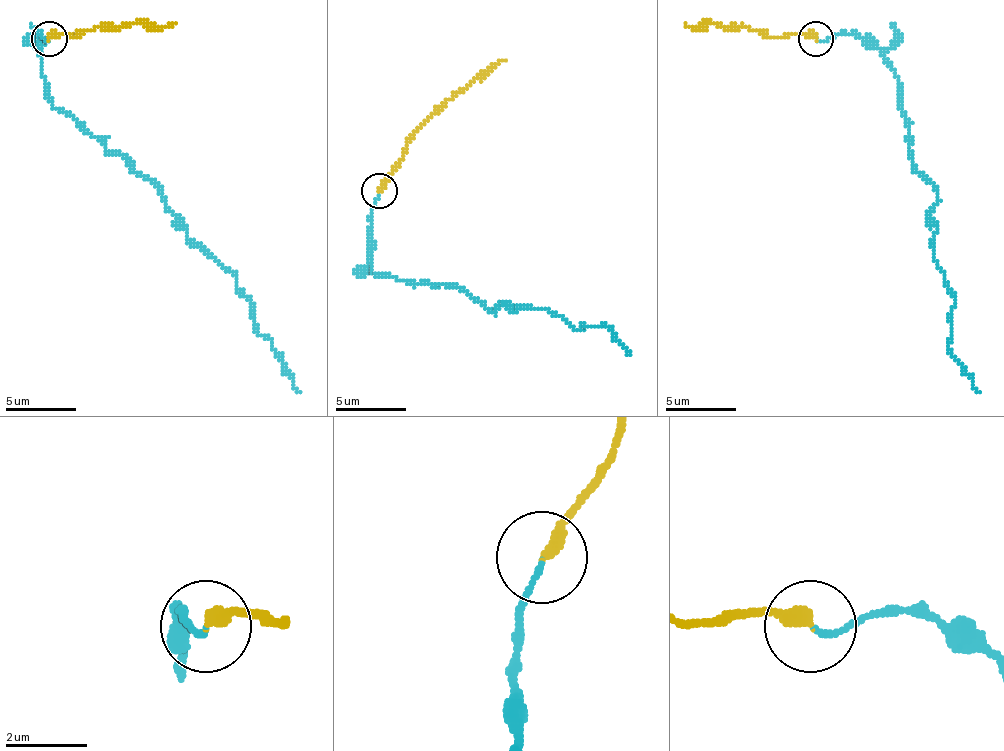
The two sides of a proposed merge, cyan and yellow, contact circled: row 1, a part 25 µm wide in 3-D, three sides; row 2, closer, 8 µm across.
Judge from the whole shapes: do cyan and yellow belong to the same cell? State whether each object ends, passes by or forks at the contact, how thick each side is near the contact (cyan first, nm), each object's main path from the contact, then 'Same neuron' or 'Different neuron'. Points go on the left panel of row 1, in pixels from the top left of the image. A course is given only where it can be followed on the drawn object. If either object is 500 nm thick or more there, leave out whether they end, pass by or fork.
At the ring cyan ends. At the ring yellow ends. Thickness 120 nm (cyan) against 340 nm. Course of cyan: (48, 37), (41, 34), (45, 94), (158, 190), (176, 222), (218, 261), (247, 300), (254, 328), (300, 392). Course of yellow: (48, 37), (80, 37), (98, 27), (176, 23). Same neuron

